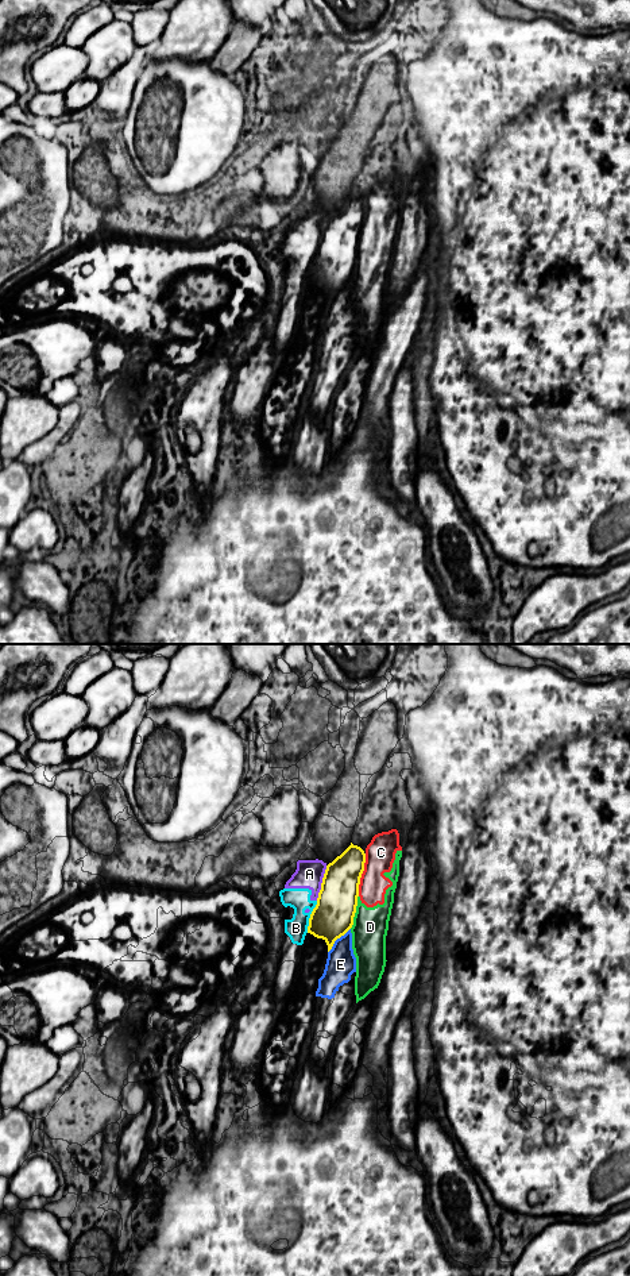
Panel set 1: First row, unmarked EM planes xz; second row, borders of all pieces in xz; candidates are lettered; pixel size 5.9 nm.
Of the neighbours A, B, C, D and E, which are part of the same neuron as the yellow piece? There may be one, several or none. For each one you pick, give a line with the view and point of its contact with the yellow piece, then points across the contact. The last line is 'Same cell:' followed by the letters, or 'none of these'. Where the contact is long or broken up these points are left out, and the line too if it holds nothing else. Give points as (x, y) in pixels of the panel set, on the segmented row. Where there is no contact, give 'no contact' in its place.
Same cell: none of these

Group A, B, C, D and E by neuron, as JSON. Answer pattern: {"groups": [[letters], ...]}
{"groups": [["A", "B"], ["C", "D"], ["E"]]}

